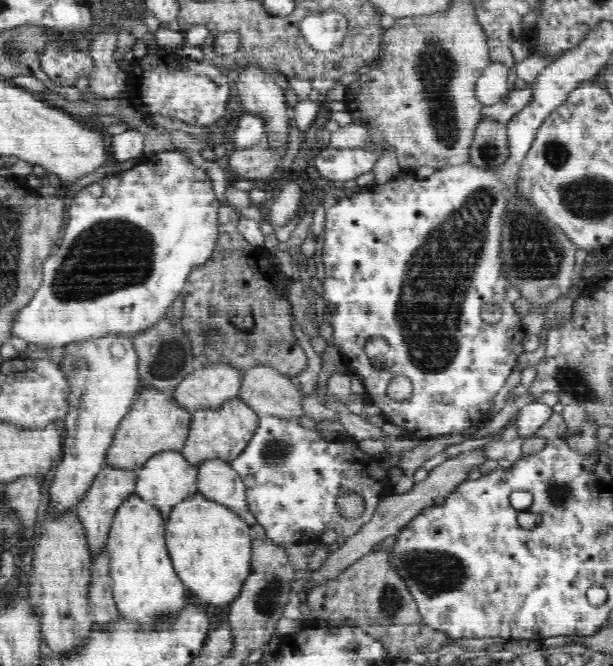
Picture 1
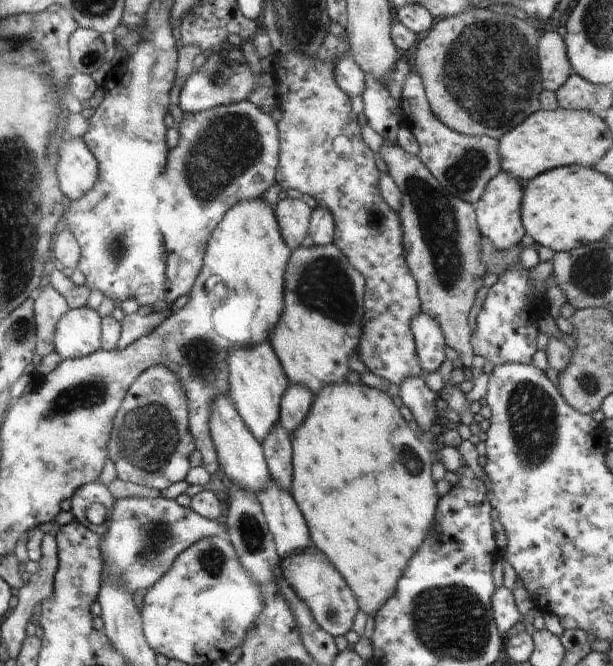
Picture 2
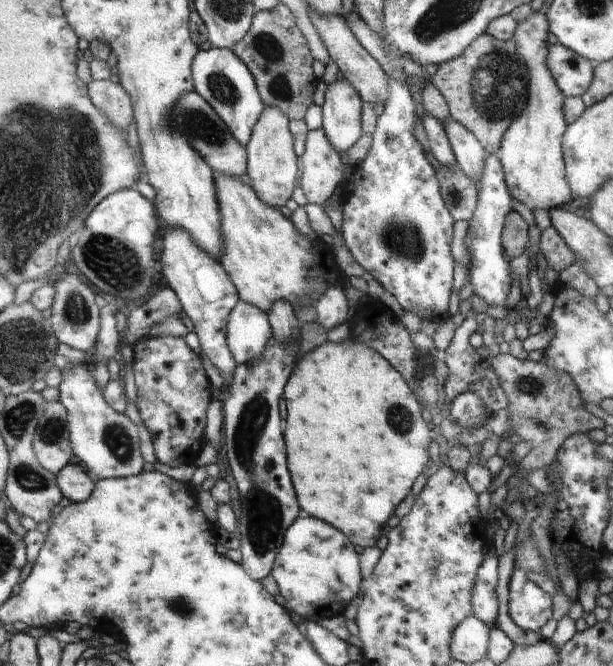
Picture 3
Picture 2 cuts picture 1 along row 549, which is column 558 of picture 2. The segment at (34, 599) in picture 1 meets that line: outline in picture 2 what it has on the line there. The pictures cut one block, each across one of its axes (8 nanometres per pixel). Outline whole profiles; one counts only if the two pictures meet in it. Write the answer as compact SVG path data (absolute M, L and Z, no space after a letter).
M544 32L539 52L545 88L556 92L568 80L571 66L564 54L564 40L557 32Z

